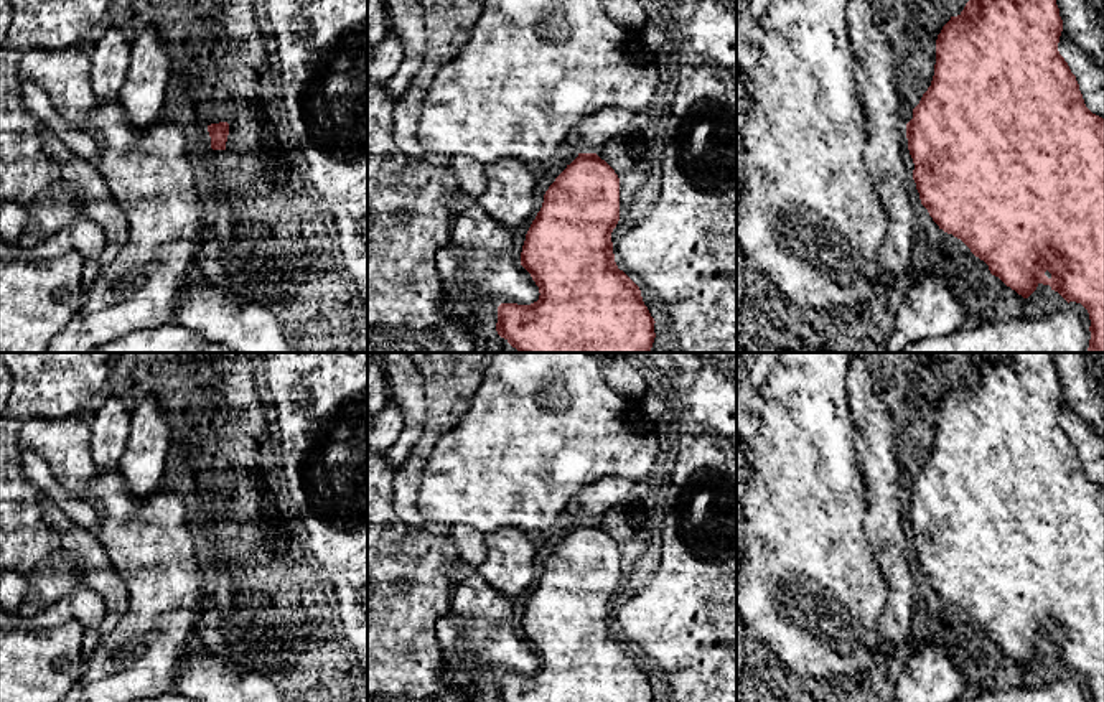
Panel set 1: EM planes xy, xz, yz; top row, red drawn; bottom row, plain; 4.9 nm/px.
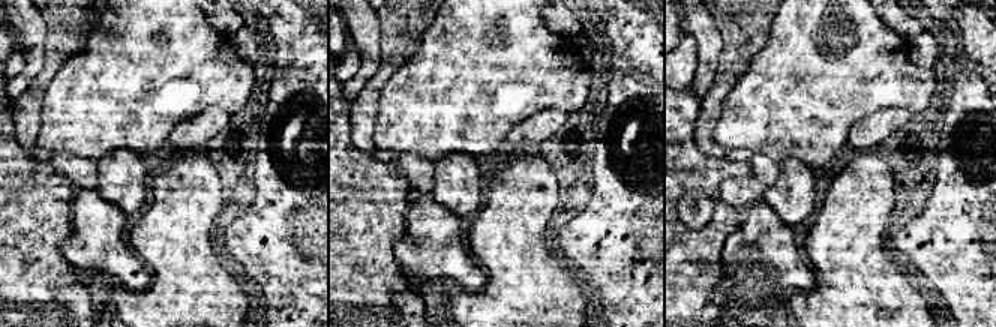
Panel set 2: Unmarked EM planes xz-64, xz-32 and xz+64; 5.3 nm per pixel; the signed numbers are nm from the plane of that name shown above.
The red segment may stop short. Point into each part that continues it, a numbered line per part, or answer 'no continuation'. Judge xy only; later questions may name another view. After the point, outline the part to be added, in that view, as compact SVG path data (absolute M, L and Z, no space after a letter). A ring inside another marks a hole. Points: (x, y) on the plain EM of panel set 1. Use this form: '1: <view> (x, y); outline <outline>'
no continuation

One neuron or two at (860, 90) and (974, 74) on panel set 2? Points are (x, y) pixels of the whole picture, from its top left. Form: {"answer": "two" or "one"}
{"answer": "two"}

